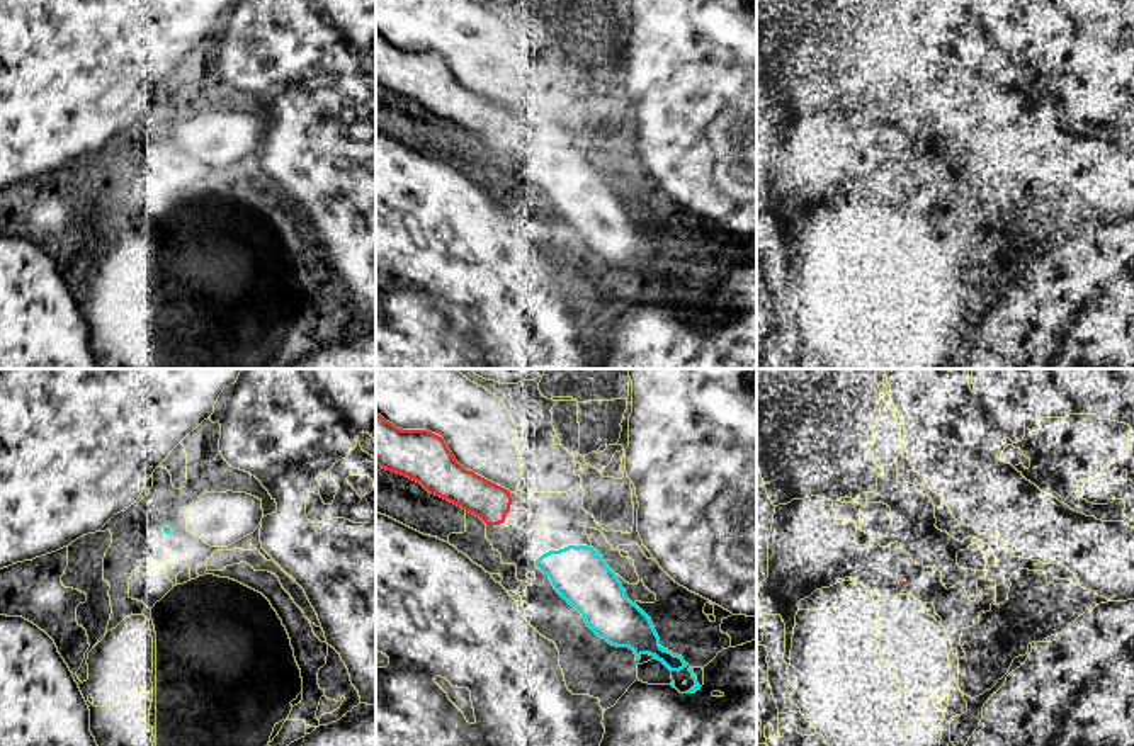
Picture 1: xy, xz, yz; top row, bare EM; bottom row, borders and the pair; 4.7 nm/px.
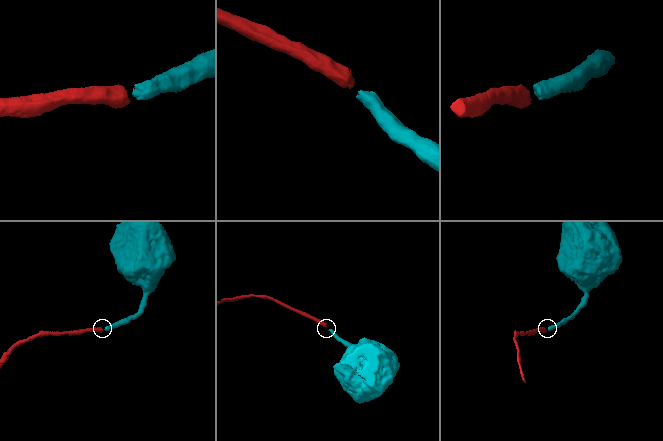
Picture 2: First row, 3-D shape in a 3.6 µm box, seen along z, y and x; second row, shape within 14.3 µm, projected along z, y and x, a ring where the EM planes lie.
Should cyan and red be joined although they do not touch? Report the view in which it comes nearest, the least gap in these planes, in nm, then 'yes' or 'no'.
xz | 200 nm | yes

